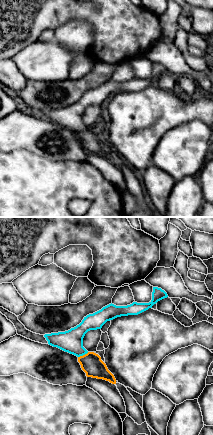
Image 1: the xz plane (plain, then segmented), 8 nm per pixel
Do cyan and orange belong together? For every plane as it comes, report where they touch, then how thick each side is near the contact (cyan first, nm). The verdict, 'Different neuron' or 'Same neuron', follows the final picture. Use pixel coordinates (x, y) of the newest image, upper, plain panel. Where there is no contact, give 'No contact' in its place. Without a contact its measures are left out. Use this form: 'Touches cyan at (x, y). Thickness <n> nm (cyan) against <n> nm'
Touches cyan at (83, 130). Thickness 190 nm (cyan) against 170 nm

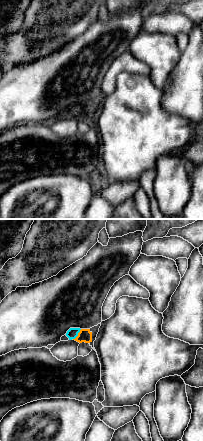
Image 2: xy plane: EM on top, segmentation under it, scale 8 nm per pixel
Touches cyan at (77, 110). Thickness 90 nm (cyan) against 100 nm

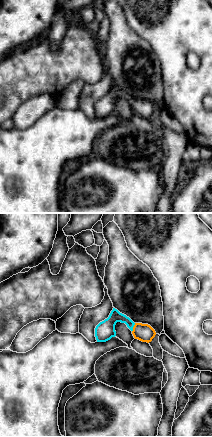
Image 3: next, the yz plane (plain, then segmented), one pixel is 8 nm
Touches cyan at (133, 102). Thickness 160 nm (cyan) against 140 nm

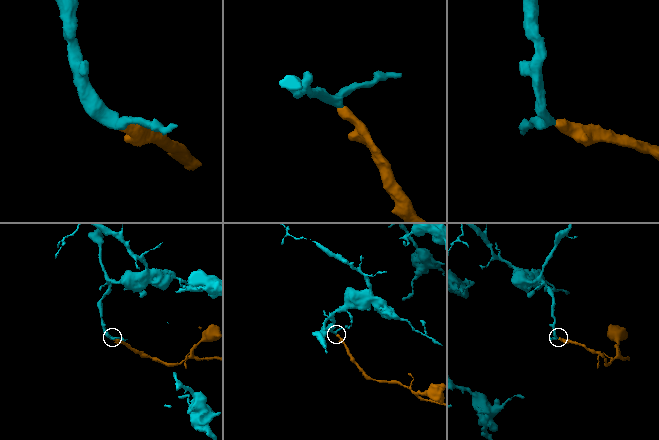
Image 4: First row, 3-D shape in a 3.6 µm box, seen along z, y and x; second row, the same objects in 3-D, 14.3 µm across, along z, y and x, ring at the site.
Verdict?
Same neuron

